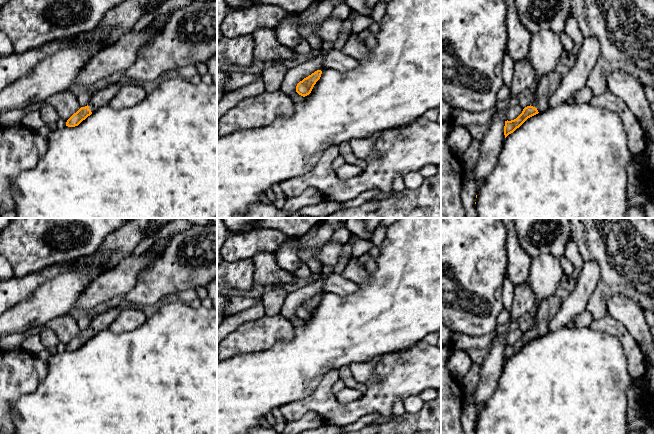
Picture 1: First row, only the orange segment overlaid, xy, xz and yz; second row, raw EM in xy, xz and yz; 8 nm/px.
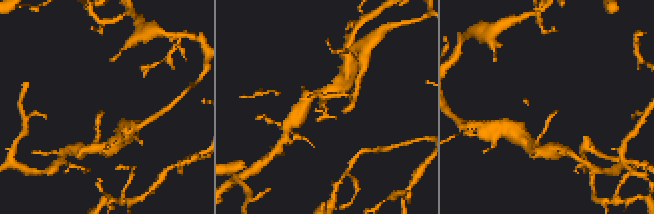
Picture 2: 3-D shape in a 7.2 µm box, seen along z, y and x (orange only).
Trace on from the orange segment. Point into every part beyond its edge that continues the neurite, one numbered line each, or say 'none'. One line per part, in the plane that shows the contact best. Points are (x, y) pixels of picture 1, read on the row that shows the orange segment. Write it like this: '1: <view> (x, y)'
1: yz (546, 85)

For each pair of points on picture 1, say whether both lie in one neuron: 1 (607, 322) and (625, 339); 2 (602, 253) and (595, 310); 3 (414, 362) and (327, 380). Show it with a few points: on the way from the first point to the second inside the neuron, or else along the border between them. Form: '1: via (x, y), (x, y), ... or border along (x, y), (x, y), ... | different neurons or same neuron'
1: via (611, 326), (621, 335) | same neuron
2: via (606, 267), (606, 287), (599, 296) | same neuron
3: via (388, 386), (373, 401), (362, 407), (336, 406) | same neuron

